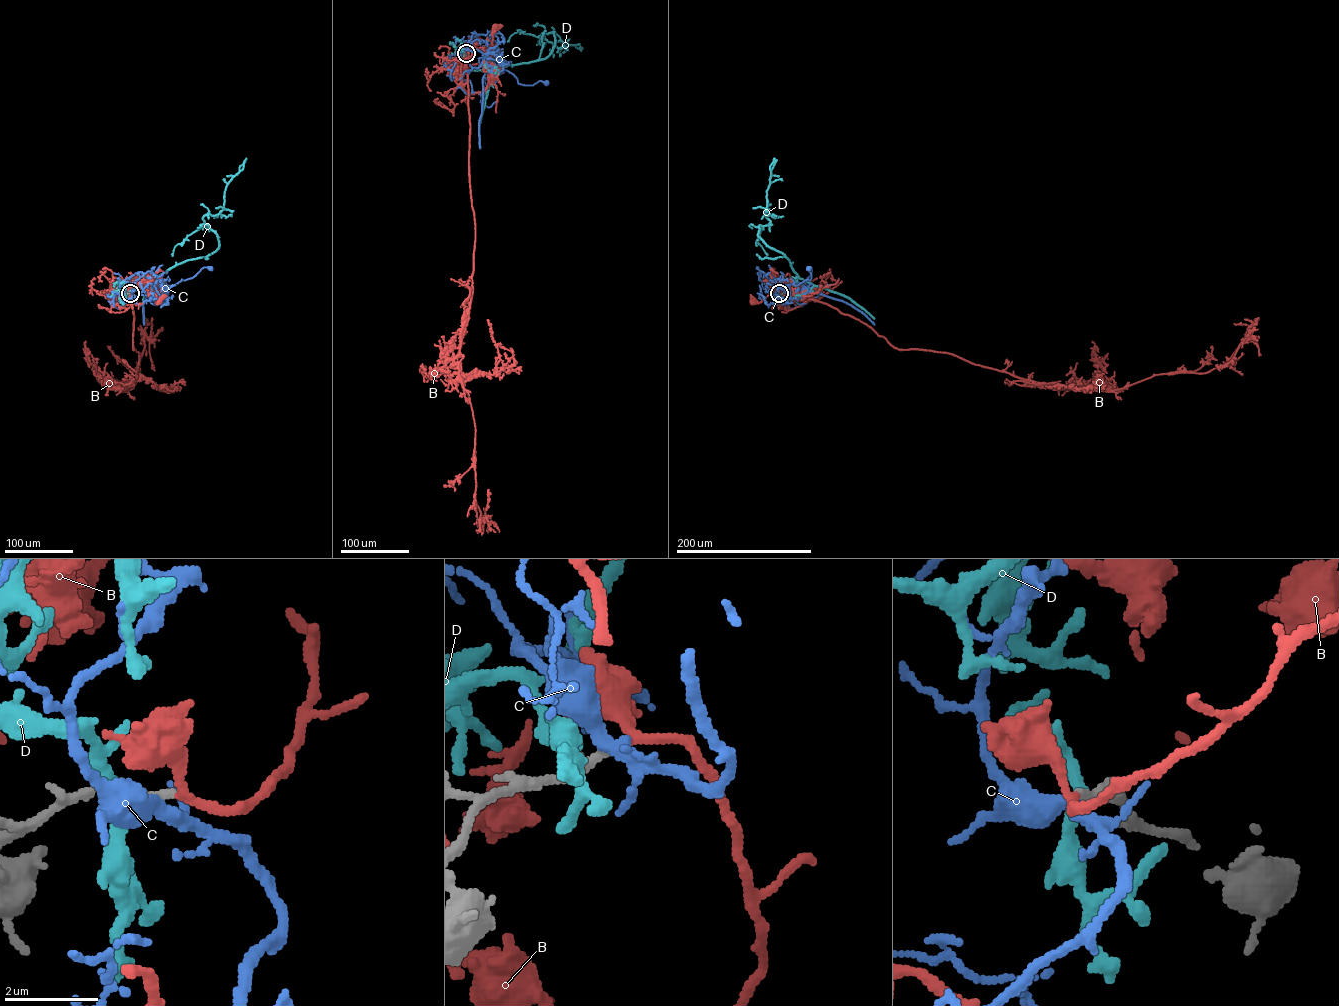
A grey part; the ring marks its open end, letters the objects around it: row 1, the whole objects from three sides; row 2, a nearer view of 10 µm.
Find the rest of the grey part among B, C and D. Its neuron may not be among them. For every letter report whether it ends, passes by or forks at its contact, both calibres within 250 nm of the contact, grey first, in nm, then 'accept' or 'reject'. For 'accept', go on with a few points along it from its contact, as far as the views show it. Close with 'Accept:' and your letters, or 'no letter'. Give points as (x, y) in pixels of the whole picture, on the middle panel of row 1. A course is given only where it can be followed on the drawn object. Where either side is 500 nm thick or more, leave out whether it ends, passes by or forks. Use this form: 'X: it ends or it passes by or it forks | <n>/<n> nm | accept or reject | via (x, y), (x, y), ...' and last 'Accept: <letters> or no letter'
B: it passes by | 190/180 nm | accept | via (466, 53), (468, 57), (462, 67), (464, 84), (467, 81), (465, 71), (468, 67), (492, 58), (495, 26)
C: it forks | 220/280 nm | reject
D: it passes by | 220/300 nm | reject
Accept: B

